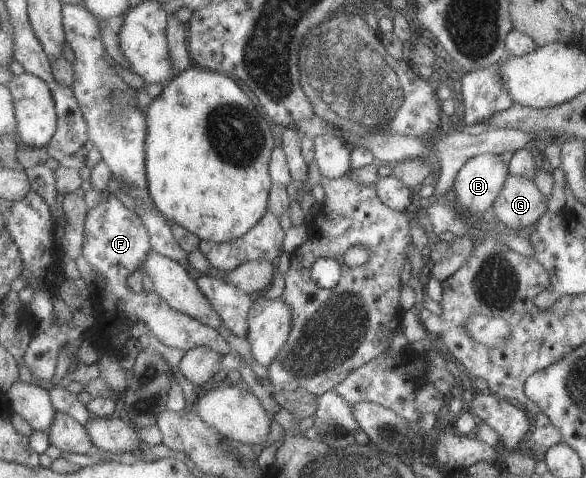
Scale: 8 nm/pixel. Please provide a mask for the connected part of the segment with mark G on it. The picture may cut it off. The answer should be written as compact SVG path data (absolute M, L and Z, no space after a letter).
M510 175L493 209L496 219L523 233L547 212L547 202L532 180Z

